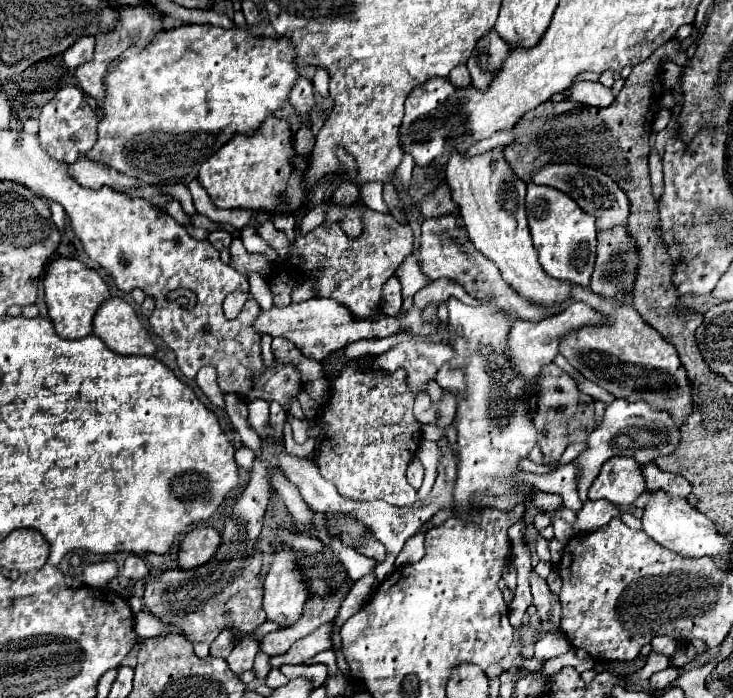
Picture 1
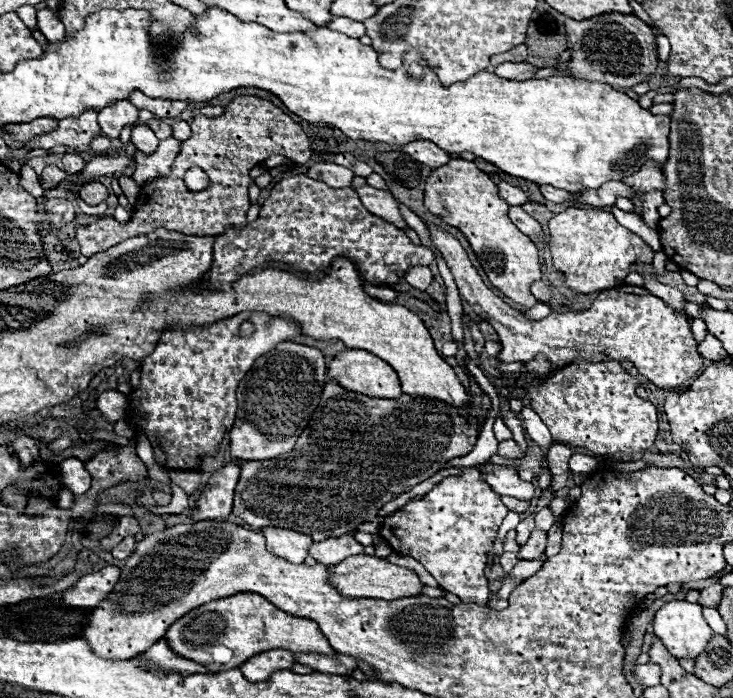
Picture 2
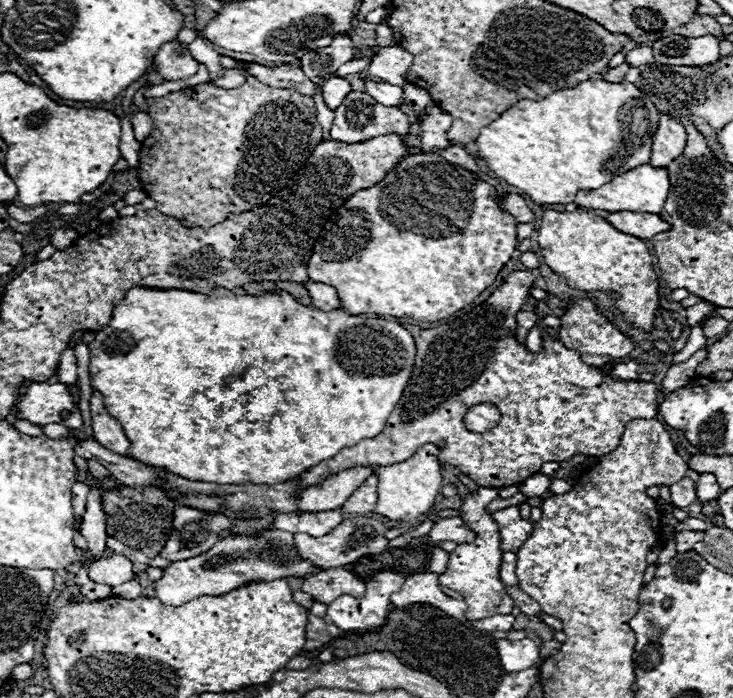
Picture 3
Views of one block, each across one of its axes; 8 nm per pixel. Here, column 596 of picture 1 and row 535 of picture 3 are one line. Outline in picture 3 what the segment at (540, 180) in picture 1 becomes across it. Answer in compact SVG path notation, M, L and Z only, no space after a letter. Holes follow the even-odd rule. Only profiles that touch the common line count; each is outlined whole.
M190 506L174 508L172 526L174 530L160 552L160 556L170 562L198 556L232 532L232 524L226 516L202 512Z

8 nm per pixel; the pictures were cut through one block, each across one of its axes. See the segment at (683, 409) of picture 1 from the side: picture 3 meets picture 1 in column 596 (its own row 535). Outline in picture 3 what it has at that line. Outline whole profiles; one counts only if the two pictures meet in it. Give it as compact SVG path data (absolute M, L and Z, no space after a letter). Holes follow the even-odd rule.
M348 518L340 526L336 526L330 534L326 534L324 538L296 534L294 544L298 548L298 554L304 560L310 560L320 570L328 570L328 568L340 568L344 564L350 564L362 556L378 554L378 552L386 550L388 548L388 538L384 536L386 530L388 528L380 520L374 520L374 518Z

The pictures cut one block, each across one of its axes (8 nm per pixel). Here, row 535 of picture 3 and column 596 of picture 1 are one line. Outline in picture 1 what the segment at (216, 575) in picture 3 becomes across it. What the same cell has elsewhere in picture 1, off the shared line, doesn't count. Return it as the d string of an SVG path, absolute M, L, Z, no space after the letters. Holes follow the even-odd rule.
M626 226L598 232L598 256L592 274L590 290L600 292L606 298L614 298L618 292L632 290L636 274L636 250L628 236Z

